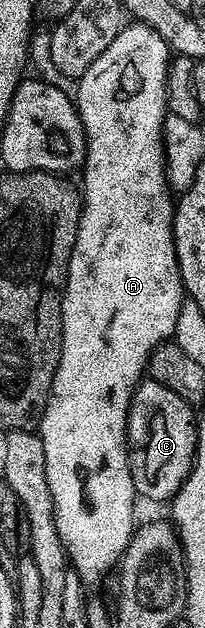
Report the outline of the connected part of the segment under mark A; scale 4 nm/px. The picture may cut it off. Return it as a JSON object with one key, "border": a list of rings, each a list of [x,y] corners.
{"border":[[[142,22],[128,23],[119,31],[117,38],[113,38],[113,42],[109,42],[109,46],[105,50],[105,54],[101,54],[101,58],[97,58],[97,62],[93,62],[93,66],[89,66],[89,70],[85,70],[85,74],[78,77],[77,87],[73,97],[75,107],[79,109],[79,117],[83,123],[83,133],[87,139],[87,153],[83,159],[83,166],[81,169],[81,175],[83,175],[83,188],[81,184],[79,229],[77,230],[77,238],[75,239],[75,245],[73,246],[73,254],[69,258],[69,266],[67,267],[67,284],[63,287],[63,345],[61,346],[61,358],[59,359],[59,365],[55,371],[53,386],[51,387],[51,393],[49,394],[47,405],[43,411],[43,417],[40,418],[37,425],[37,431],[41,438],[41,442],[45,446],[45,478],[49,482],[49,495],[53,498],[53,510],[55,511],[55,521],[57,522],[57,534],[61,534],[61,542],[67,551],[67,559],[70,567],[77,575],[80,576],[80,578],[82,578],[84,584],[88,586],[94,586],[94,584],[97,583],[98,580],[114,566],[114,564],[116,567],[116,565],[122,561],[123,551],[127,549],[129,542],[131,541],[131,535],[135,533],[137,527],[137,519],[135,520],[135,500],[137,501],[137,493],[133,486],[133,474],[131,473],[129,458],[127,457],[127,411],[131,405],[131,399],[135,393],[135,387],[137,387],[144,379],[145,373],[148,371],[148,360],[150,359],[152,352],[160,344],[166,344],[167,341],[170,341],[172,337],[174,337],[177,318],[181,314],[181,310],[185,303],[183,276],[179,272],[179,263],[175,257],[175,230],[173,227],[175,222],[175,210],[173,207],[173,196],[169,191],[169,185],[167,182],[167,159],[163,156],[163,122],[169,115],[169,109],[167,106],[167,70],[171,67],[172,59],[173,53],[171,48],[165,42],[165,38],[161,38],[161,34],[159,34],[157,30]]]}

